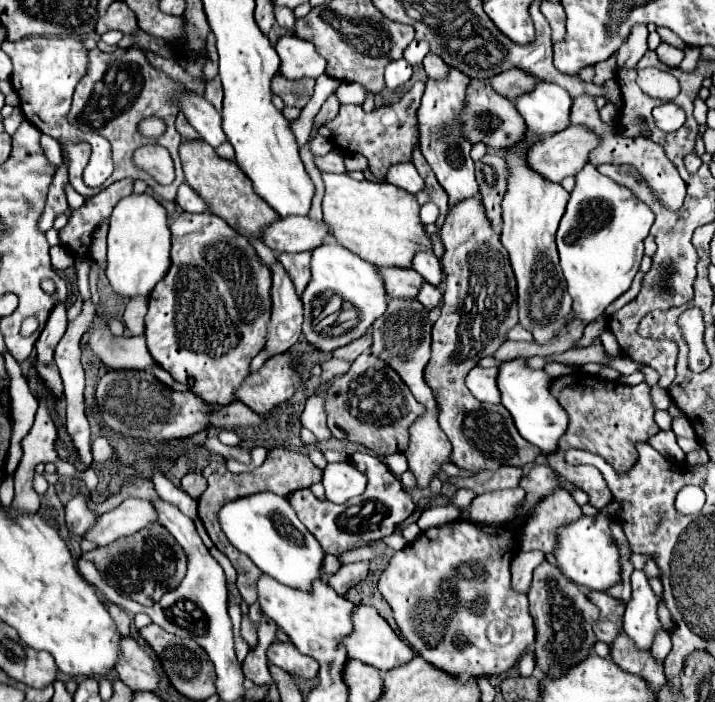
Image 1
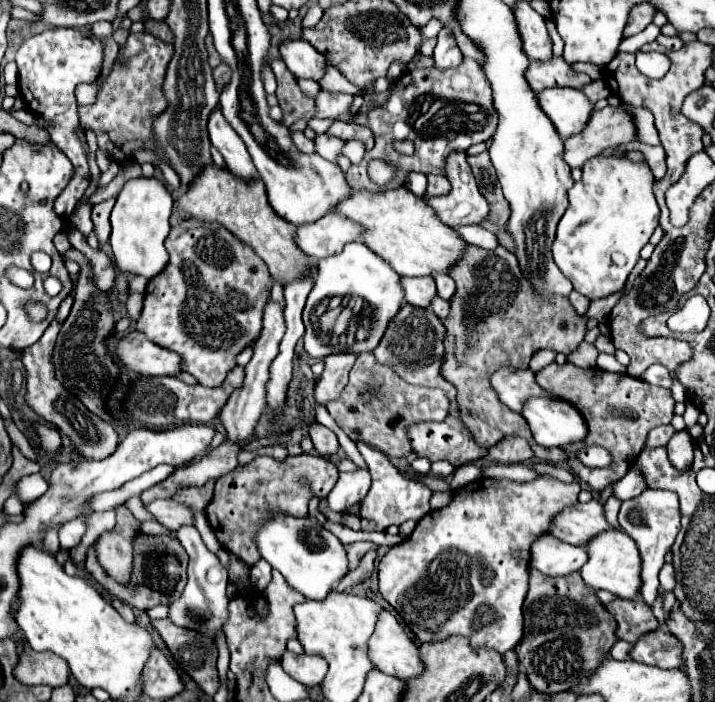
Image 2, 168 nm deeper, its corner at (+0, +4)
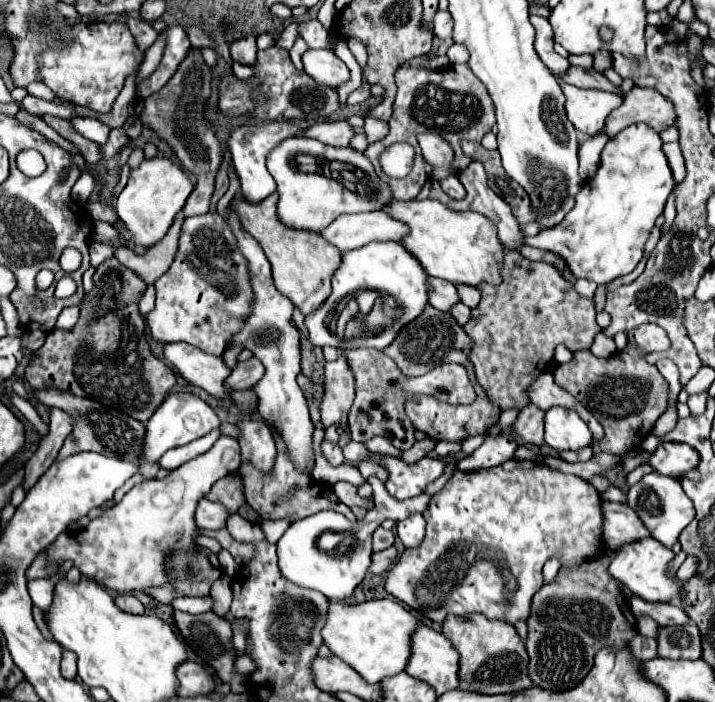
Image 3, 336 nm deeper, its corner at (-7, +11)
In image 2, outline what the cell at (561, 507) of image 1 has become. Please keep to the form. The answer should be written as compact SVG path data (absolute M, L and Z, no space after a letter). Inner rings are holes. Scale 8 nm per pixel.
M591 500L587 504L575 502L563 508L563 512L559 512L551 520L549 534L567 544L583 546L587 540L609 528L611 526L605 522L603 516L603 506L597 500Z

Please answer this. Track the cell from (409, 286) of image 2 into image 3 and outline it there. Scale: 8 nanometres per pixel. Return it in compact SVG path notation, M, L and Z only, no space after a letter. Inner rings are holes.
M430 277L430 285L432 285L432 291L430 291L430 305L432 305L434 309L448 313L450 307L460 301L458 289L456 289L452 283Z

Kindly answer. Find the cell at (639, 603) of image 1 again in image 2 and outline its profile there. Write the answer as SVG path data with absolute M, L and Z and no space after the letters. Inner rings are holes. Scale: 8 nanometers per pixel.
M645 490L637 498L631 498L621 504L619 512L619 524L623 532L627 532L635 544L639 546L641 554L641 588L639 588L639 598L651 606L657 596L659 596L659 580L657 574L663 566L663 556L671 548L681 524L679 524L679 500L675 492L667 490Z

